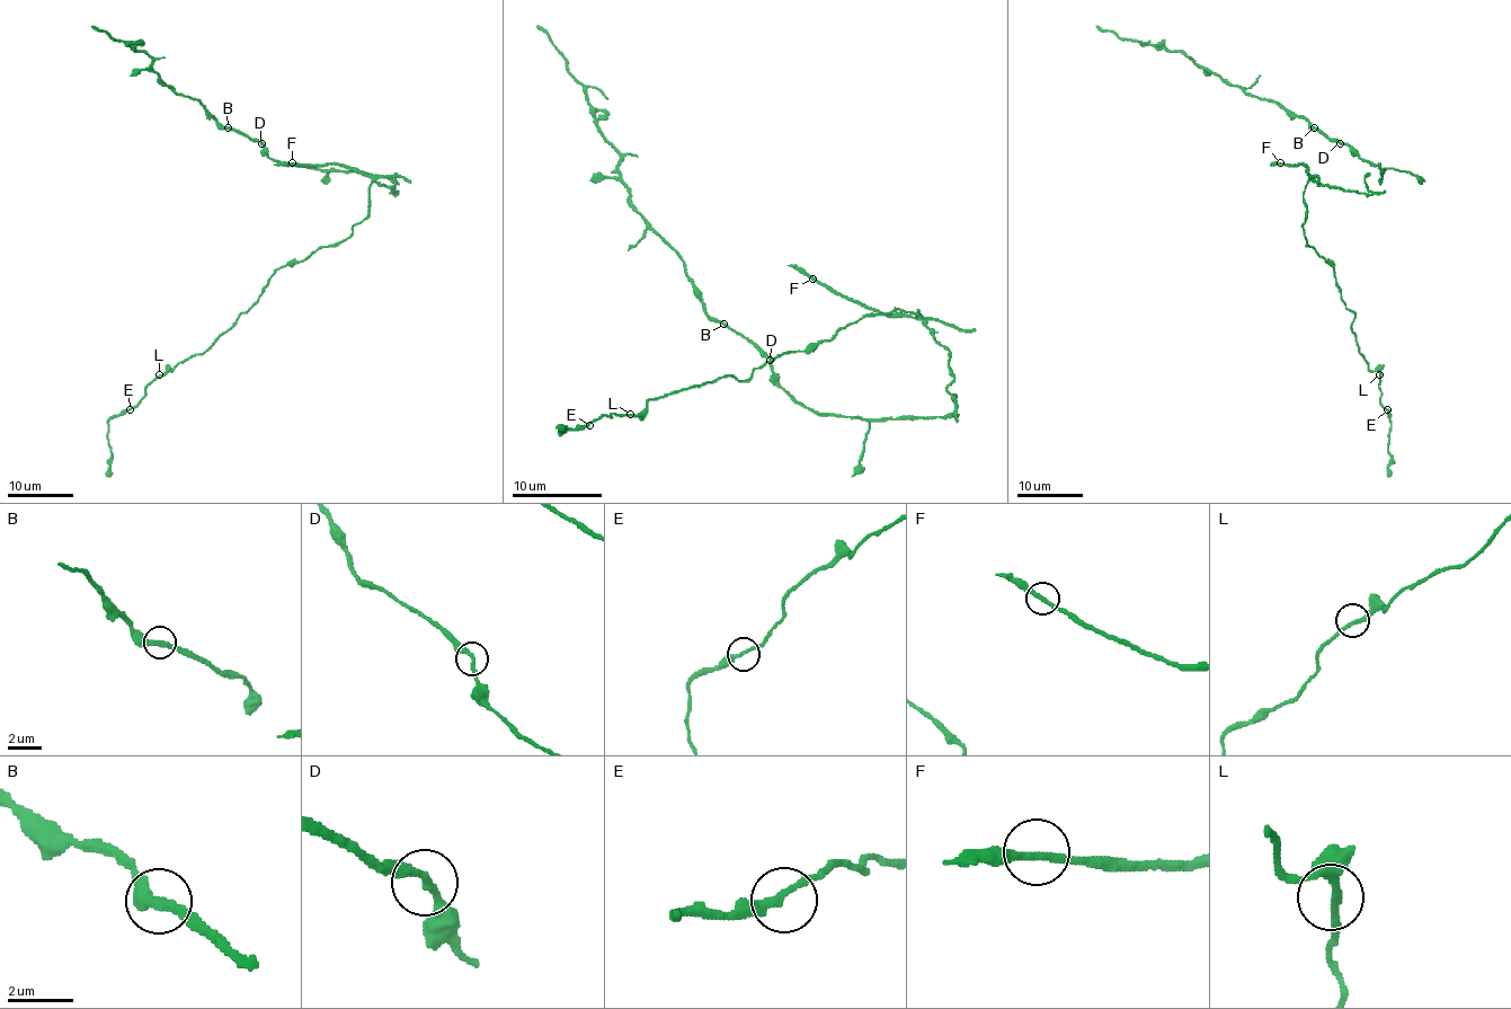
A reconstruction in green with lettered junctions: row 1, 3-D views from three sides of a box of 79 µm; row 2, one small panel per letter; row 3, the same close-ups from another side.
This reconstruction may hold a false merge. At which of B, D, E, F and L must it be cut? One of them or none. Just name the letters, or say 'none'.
none

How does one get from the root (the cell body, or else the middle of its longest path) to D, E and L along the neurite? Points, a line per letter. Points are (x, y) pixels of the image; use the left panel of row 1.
D: (392, 194), (398, 191), (398, 184), (387, 177), (353, 170), (281, 166), (267, 156), (267, 149), (261, 143)
E: (392, 194), (374, 180), (369, 213), (347, 238), (281, 266), (249, 309), (202, 353), (159, 374), (130, 409)
L: (392, 194), (374, 180), (369, 213), (347, 238), (281, 266), (258, 301), (202, 353), (159, 374)

